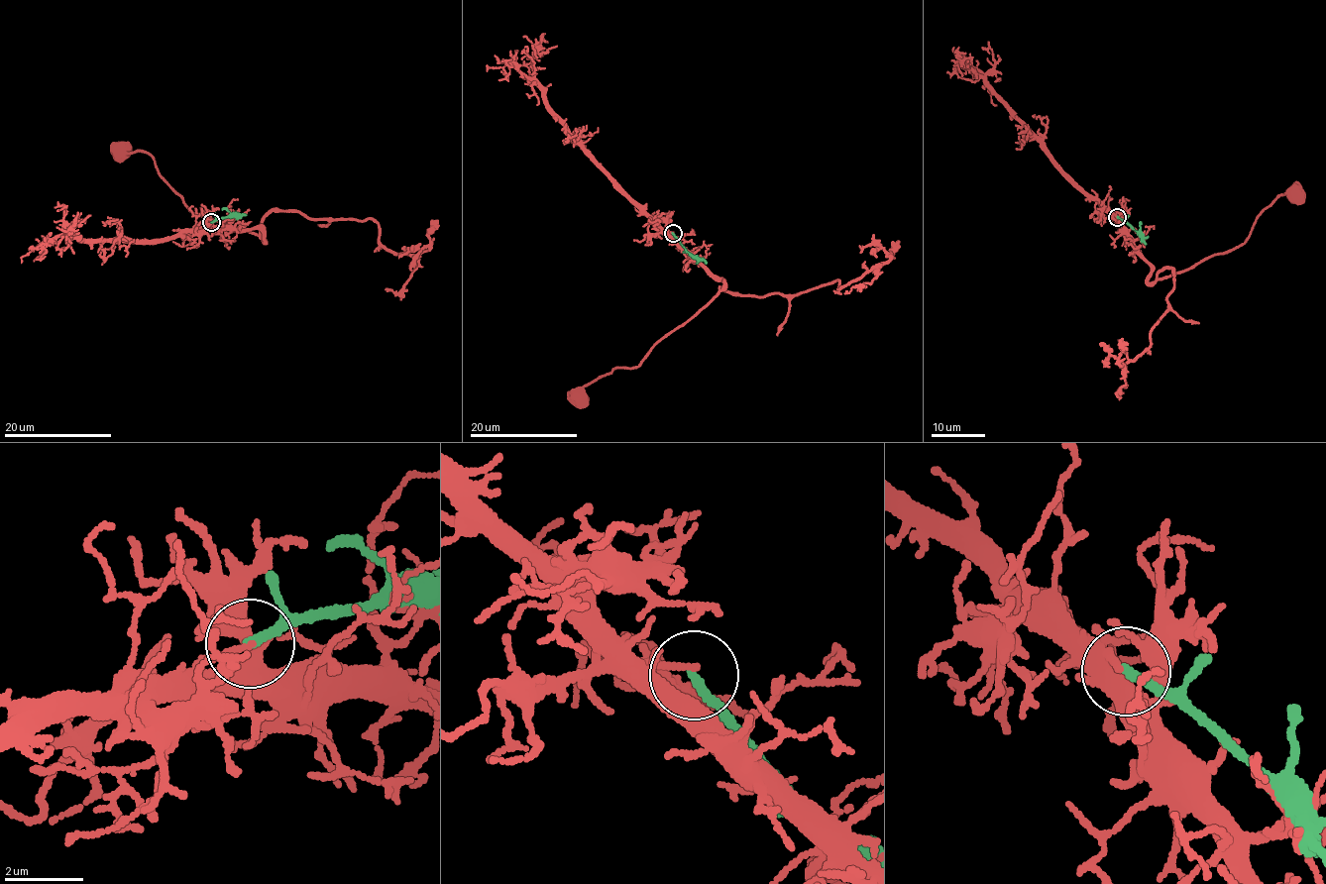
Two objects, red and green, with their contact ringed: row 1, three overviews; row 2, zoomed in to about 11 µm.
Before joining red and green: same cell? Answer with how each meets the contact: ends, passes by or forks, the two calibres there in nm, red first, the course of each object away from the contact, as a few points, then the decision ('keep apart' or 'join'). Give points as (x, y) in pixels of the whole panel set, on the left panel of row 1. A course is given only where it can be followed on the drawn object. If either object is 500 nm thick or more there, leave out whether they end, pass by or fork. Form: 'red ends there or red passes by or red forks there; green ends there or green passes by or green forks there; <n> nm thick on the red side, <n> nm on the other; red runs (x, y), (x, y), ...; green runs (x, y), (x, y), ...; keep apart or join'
red ends there; green ends there; 140 nm thick on the red side, 240 nm on the other; red runs (211, 223), (206, 225), (240, 232), (259, 229), (265, 239), (193, 212), (164, 179), (148, 154), (123, 153); green runs (211, 223), (217, 218), (246, 215); keep apart

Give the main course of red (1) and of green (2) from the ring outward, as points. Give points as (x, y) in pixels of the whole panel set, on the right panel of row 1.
1: (1117, 217), (1136, 252), (1151, 269), (1149, 280), (1153, 282), (1234, 250), (1273, 199), (1285, 193), (1294, 195)
2: (1117, 217), (1125, 220), (1146, 244)

